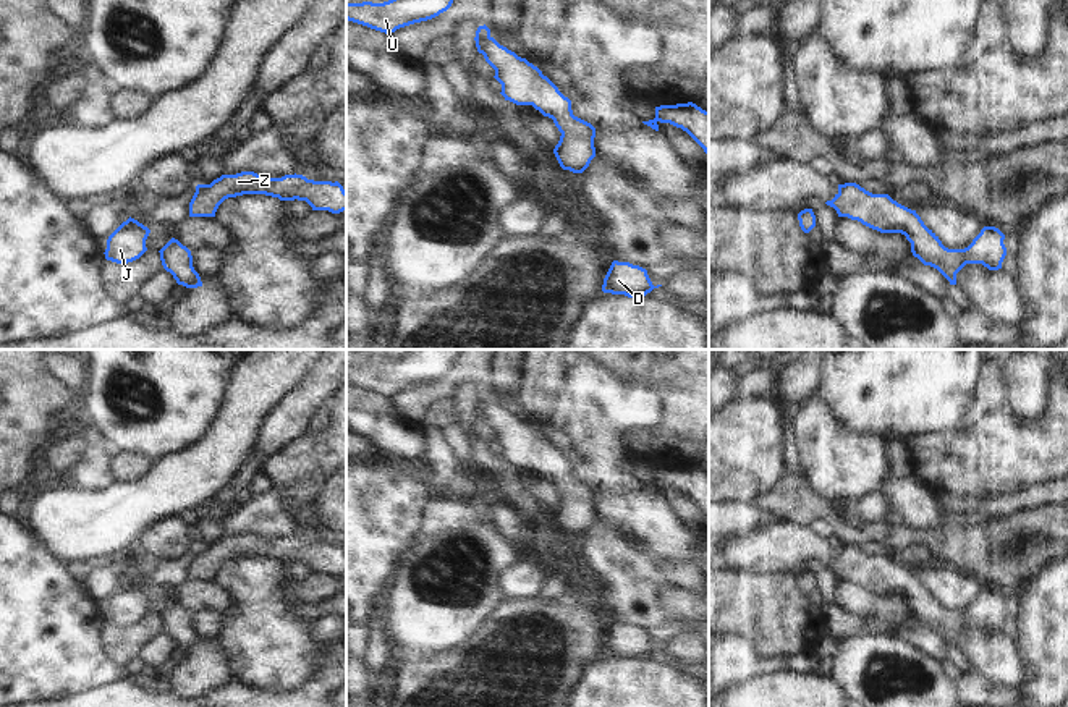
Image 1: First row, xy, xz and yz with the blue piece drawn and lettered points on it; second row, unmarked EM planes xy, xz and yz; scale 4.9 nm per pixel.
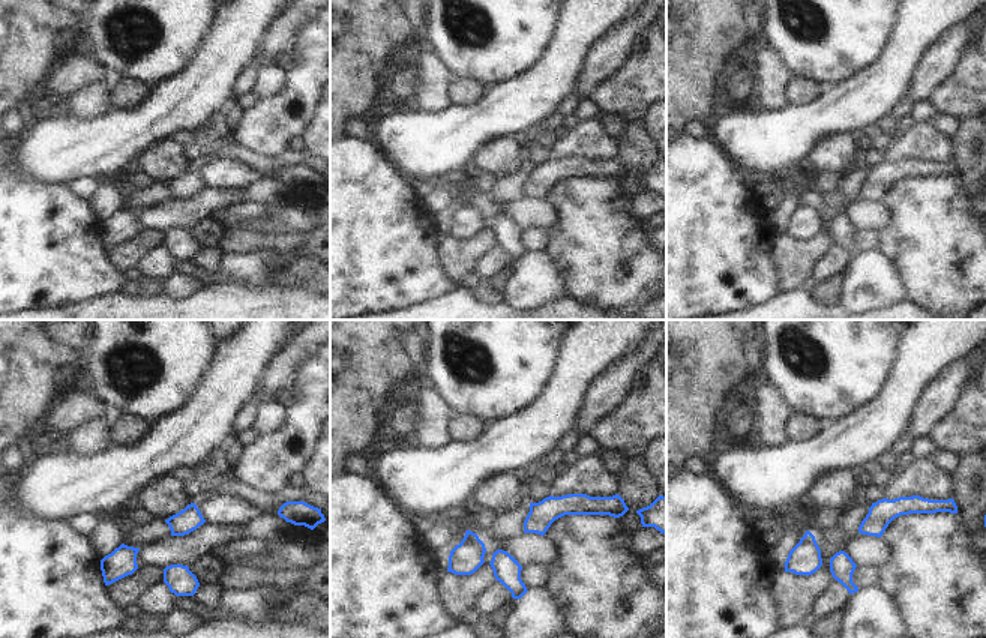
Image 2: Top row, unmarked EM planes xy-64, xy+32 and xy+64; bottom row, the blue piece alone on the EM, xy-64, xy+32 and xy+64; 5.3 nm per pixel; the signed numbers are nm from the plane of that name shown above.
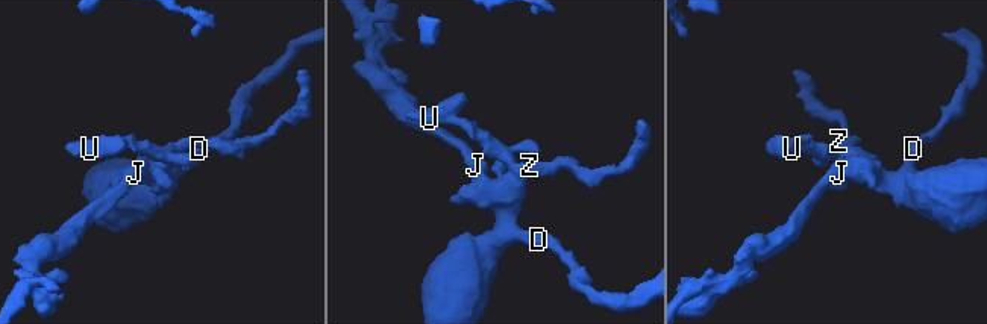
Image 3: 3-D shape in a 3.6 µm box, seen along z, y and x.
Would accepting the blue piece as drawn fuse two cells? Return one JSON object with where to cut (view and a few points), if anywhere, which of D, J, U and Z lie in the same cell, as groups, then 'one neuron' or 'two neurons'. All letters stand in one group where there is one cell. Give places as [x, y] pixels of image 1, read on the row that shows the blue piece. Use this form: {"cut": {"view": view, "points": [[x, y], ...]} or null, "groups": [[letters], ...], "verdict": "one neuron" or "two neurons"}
{"cut": null, "groups": [["D", "J", "U", "Z"]], "verdict": "one neuron"}

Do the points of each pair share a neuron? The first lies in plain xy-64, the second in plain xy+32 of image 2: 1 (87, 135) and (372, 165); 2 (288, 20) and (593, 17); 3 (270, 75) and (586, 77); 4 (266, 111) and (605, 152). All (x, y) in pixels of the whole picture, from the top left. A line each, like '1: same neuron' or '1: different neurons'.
1: different neurons
2: different neurons
3: different neurons
4: same neuron

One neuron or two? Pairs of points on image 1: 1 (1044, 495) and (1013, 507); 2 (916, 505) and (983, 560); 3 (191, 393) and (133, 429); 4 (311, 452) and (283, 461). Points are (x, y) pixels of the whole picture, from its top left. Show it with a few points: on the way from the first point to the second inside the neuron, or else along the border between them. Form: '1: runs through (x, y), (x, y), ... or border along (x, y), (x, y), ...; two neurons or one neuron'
1: runs through (1036, 497), (1021, 502); one neuron
2: border along (942, 523), (924, 529), (905, 526); two neurons
3: runs through (177, 402), (156, 423), (148, 423); one neuron
4: runs through (305, 455), (290, 461); one neuron

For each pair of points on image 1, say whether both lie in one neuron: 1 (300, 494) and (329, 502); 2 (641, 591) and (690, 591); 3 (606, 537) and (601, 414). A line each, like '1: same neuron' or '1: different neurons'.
1: different neurons
2: same neuron
3: different neurons

